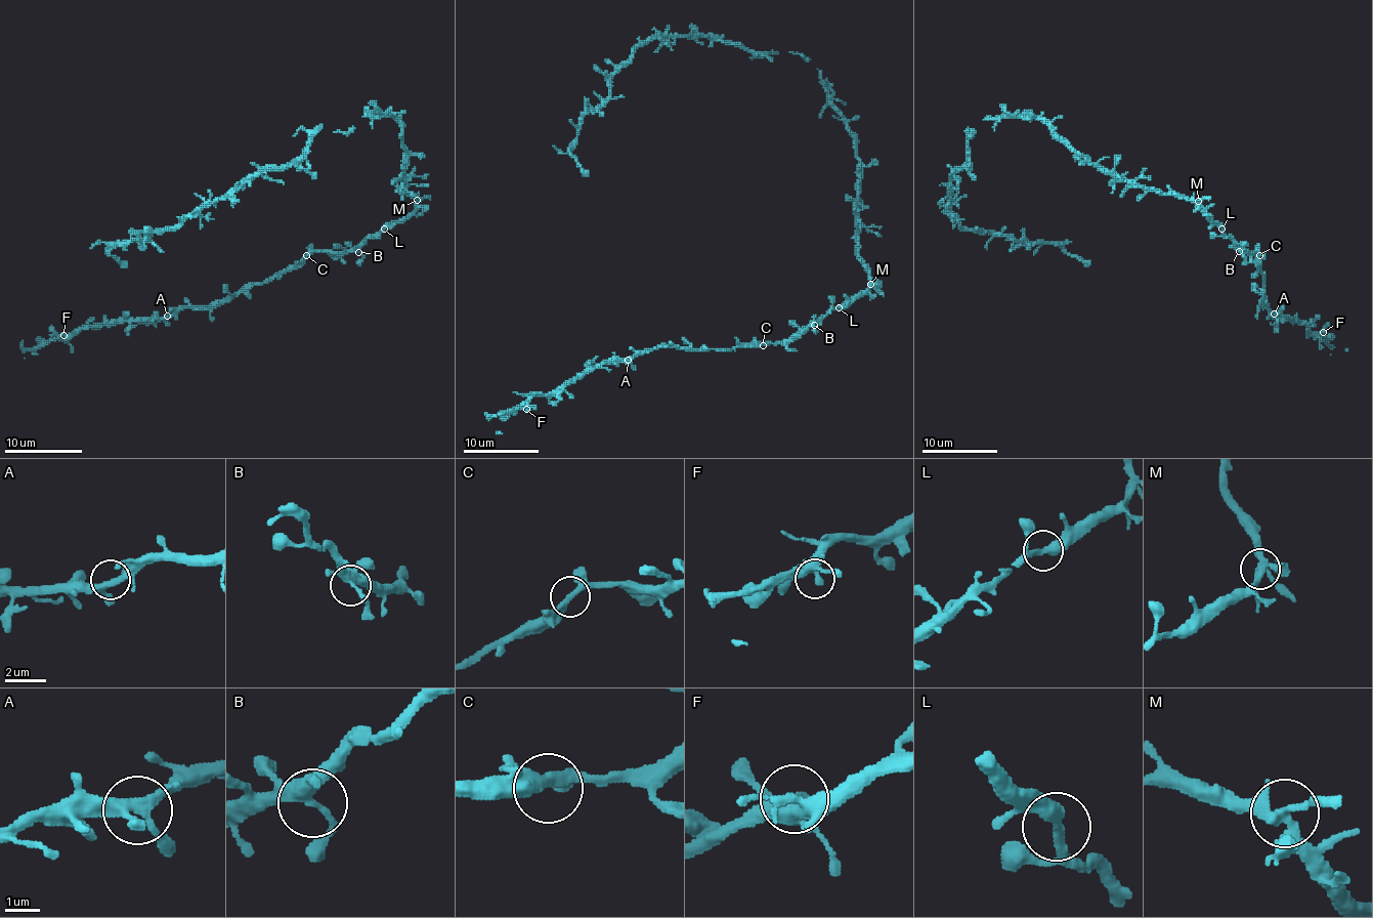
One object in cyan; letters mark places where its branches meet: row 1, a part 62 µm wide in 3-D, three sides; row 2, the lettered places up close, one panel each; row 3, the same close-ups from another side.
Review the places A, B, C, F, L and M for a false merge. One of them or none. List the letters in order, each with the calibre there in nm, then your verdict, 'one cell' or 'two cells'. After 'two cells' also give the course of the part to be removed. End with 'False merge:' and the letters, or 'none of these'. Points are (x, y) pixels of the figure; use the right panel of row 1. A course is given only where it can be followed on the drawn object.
A: 320 nm | one cell
B: 280 nm | one cell
C: 360 nm | one cell
F: 320 nm | one cell
L: 360 nm | one cell
M: 320 nm | two cells
False merge: M

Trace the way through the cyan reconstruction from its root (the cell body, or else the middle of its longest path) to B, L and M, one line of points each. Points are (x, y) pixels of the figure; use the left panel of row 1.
B: (403, 178), (403, 192), (417, 202), (417, 207), (369, 238), (358, 252)
L: (403, 178), (403, 192), (417, 202), (417, 207), (384, 228)
M: (403, 178), (403, 192), (417, 200)

